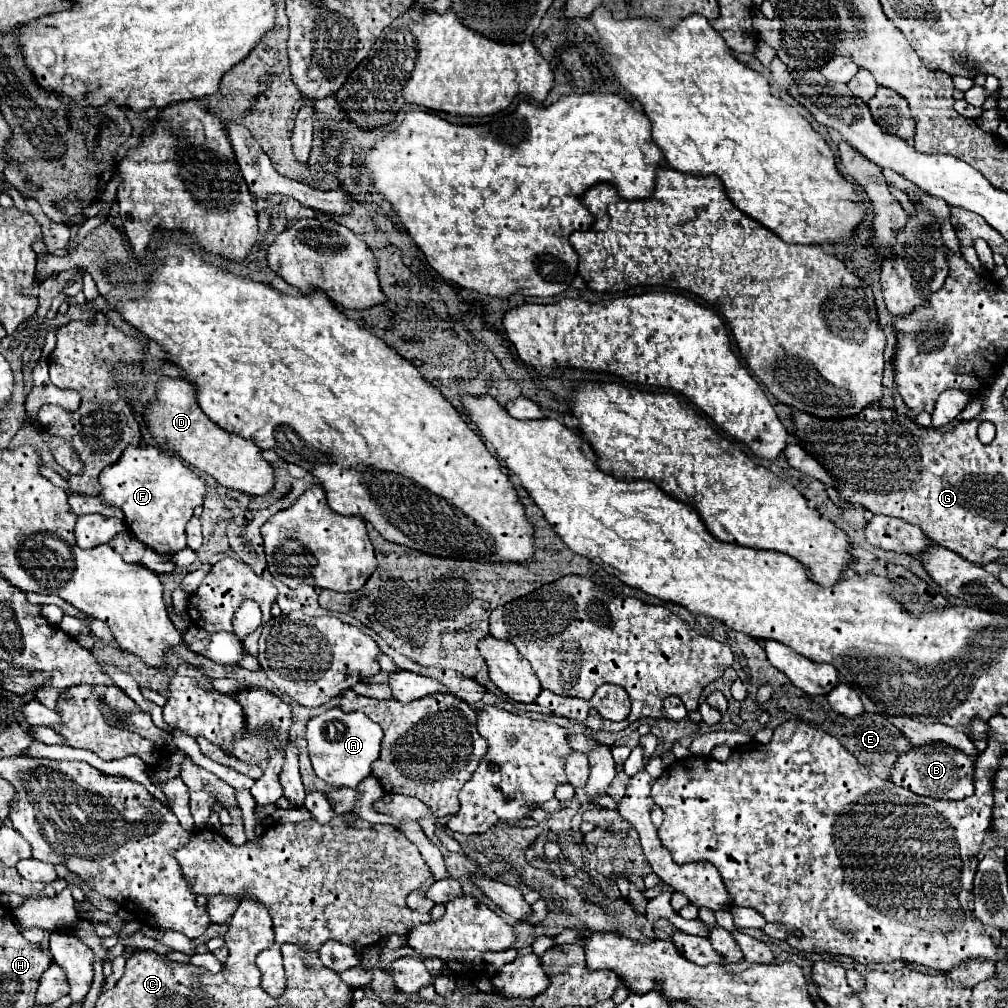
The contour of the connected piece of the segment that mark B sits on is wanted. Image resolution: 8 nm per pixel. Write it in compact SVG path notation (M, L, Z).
M930 744L918 746L910 752L902 754L892 768L892 782L896 786L908 788L914 794L942 798L942 800L964 800L966 796L974 794L974 760L966 760L962 752L956 748L946 748L946 744Z

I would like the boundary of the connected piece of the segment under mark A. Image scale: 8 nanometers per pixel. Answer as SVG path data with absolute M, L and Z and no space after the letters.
M334 706L308 722L306 742L308 754L312 760L312 768L318 778L332 786L358 786L364 778L372 776L372 764L380 756L382 728L374 720L370 720L364 712L344 712Z

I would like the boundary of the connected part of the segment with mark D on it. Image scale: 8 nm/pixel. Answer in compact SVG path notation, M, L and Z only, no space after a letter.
M160 378L156 382L154 400L150 400L144 408L144 422L154 436L154 440L178 454L186 464L198 468L200 472L210 474L218 484L246 492L250 496L262 496L272 490L274 486L274 472L272 466L262 458L262 450L236 436L218 424L214 424L194 400L194 388L190 382L180 378Z

